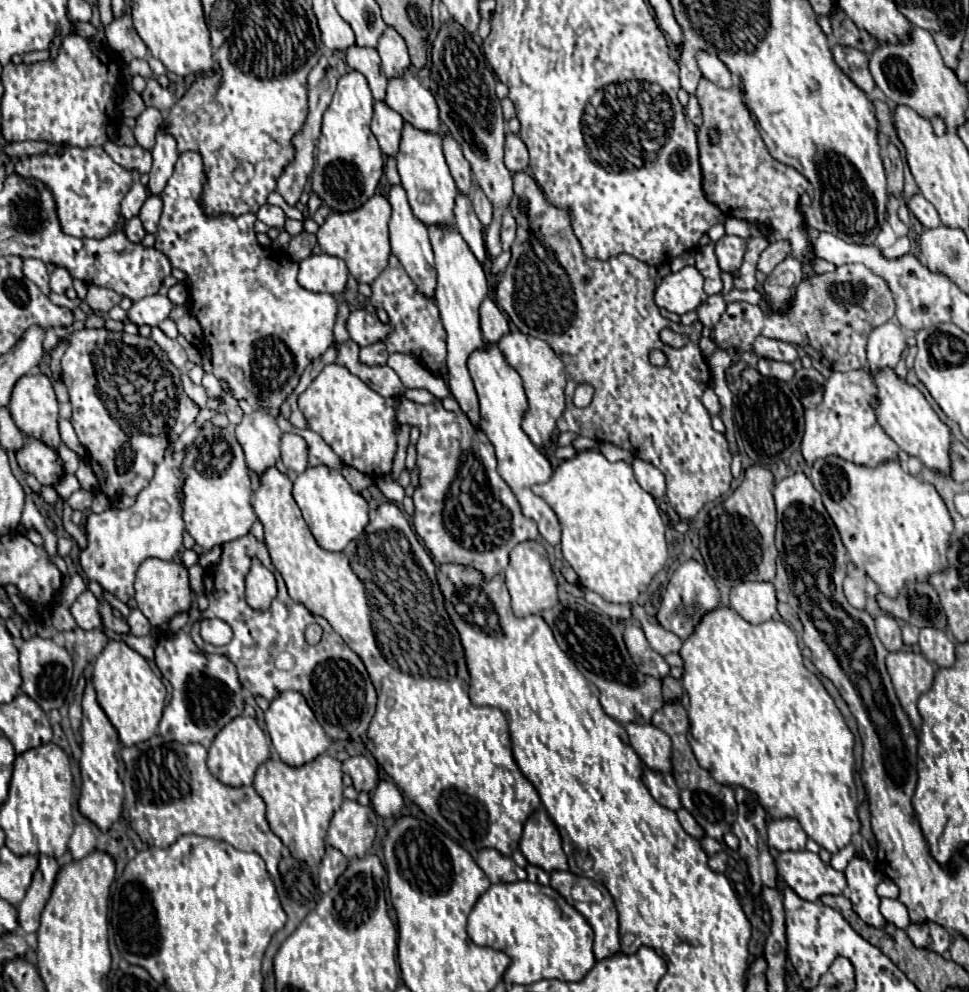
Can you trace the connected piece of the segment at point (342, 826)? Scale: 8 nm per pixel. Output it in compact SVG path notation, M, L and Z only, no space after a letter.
M345 800L331 818L325 842L343 852L347 860L365 856L373 846L377 828L377 814L369 806Z

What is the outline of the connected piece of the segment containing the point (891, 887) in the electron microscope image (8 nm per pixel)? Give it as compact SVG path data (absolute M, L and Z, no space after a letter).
M879 882L879 886L877 886L877 894L881 896L881 898L897 898L897 894L899 894L899 890L897 890L897 886L893 884L893 882Z

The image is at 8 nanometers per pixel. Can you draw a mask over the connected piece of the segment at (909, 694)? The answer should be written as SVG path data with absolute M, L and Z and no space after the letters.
M891 652L887 654L887 670L905 714L909 716L915 732L919 732L921 716L917 710L917 700L931 688L935 666L923 654Z

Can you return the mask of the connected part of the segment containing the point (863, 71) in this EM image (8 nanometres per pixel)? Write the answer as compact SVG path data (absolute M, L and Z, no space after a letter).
M835 46L833 48L833 56L837 66L865 92L871 94L871 90L875 88L873 76L869 72L869 58L865 52L859 52L855 48L847 48L847 46Z

